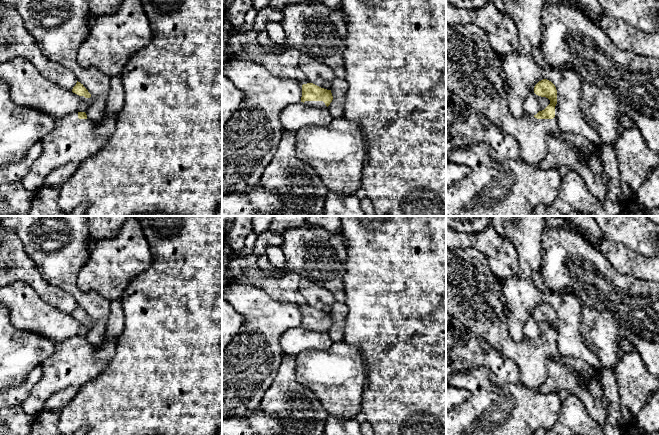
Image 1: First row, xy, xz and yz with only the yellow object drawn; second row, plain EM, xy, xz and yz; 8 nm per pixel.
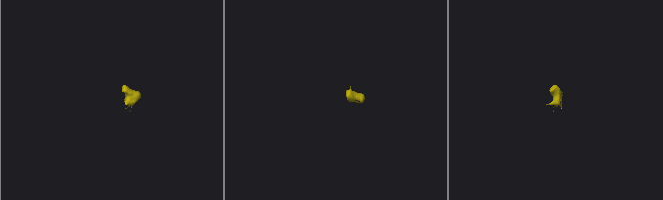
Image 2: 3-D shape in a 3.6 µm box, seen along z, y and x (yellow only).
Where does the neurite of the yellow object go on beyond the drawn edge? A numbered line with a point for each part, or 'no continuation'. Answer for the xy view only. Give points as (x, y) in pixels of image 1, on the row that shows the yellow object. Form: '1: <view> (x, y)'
1: xy (73, 140)

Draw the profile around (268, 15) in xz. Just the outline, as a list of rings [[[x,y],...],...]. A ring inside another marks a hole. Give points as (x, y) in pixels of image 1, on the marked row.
[[[267,7],[257,11],[257,16],[253,25],[253,30],[257,33],[265,30],[271,23],[281,23],[283,18],[282,11],[278,8]]]

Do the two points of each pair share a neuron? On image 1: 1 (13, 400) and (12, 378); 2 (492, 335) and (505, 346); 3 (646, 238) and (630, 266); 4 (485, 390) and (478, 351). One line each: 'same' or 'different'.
1: different
2: same
3: different
4: different

